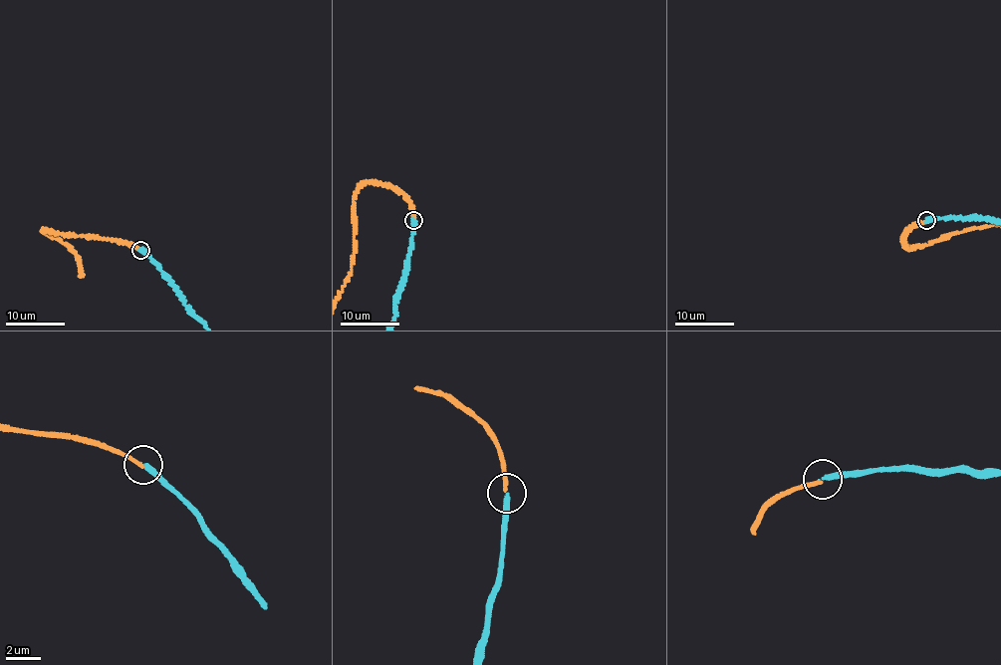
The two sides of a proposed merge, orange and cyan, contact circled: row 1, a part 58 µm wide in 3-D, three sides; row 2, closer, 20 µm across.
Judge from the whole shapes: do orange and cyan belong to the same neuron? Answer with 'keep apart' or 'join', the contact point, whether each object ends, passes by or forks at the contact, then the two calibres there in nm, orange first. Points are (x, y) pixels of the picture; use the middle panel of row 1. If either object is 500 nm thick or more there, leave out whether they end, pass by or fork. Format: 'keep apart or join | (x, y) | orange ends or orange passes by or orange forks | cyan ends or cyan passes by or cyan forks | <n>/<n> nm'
keep apart | (413, 220) | orange ends | cyan ends | 240/280 nm

